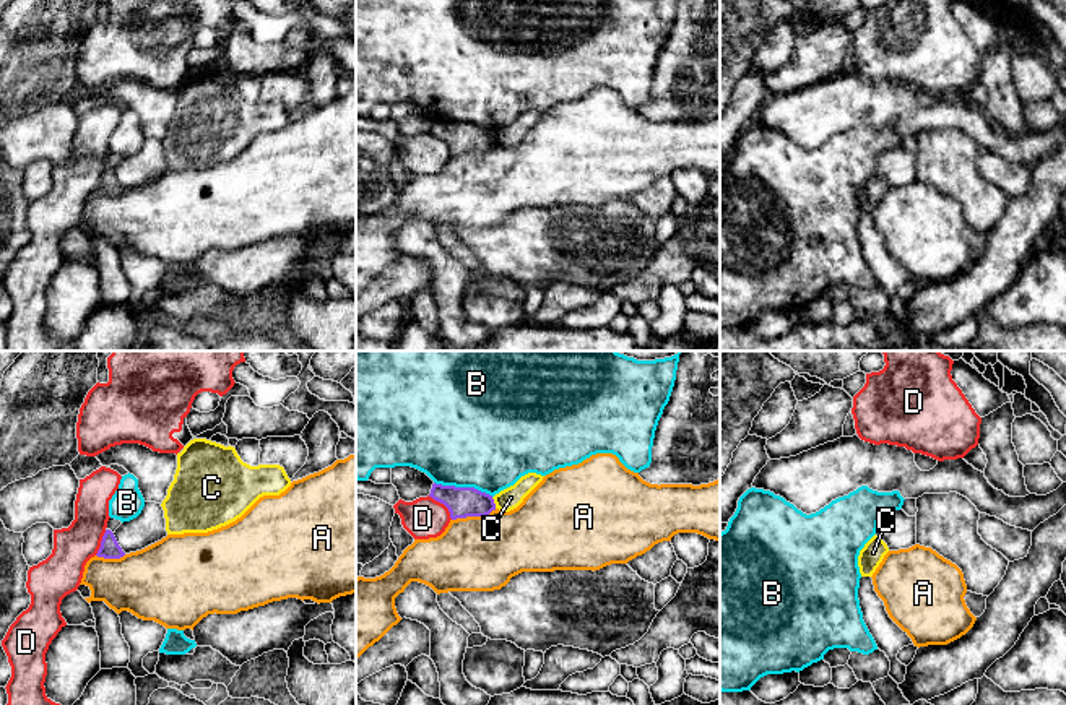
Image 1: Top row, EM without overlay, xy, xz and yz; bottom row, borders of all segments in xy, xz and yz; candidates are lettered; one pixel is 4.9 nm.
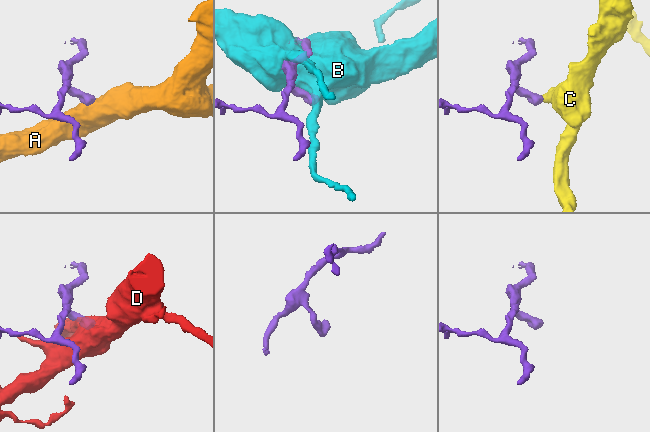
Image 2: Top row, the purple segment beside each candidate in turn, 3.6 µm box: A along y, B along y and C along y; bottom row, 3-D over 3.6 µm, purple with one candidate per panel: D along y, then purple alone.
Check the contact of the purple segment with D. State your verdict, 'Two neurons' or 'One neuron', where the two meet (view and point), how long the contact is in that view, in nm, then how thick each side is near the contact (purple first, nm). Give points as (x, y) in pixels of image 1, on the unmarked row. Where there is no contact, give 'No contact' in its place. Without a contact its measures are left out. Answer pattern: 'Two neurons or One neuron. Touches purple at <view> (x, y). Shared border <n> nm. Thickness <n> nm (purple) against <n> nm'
Two neurons. Touches purple at xz (442, 138). Shared border 170 nm. Thickness 150 nm (purple) against 200 nm

